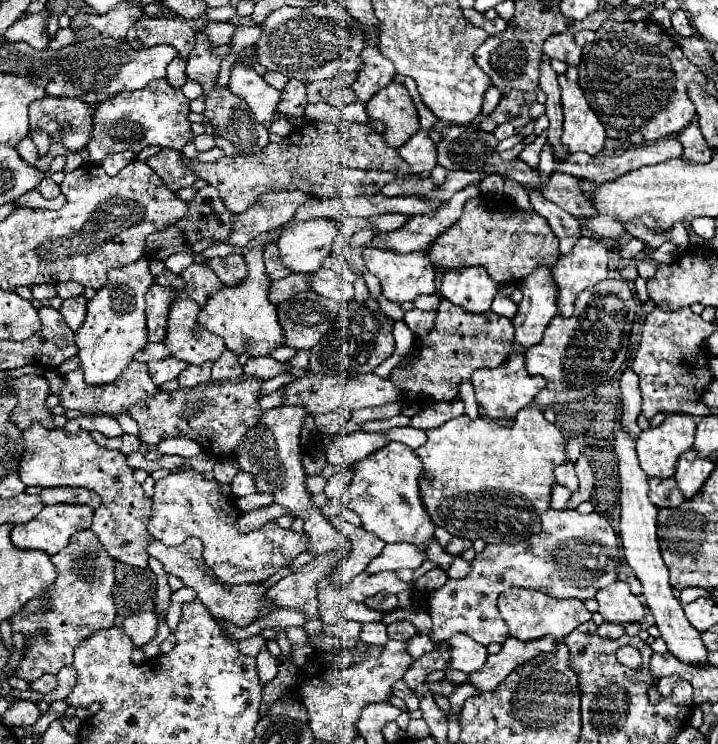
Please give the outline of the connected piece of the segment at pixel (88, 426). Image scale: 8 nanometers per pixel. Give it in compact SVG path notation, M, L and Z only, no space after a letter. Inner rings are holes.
M78 416L74 420L68 420L64 424L64 430L68 434L76 434L80 430L98 430L108 438L114 438L114 436L122 434L118 422L114 418L110 418L110 416Z

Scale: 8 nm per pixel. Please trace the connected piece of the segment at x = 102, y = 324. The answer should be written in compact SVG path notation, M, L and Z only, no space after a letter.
M140 258L122 268L108 272L108 282L88 300L84 324L76 330L76 346L80 368L84 370L86 384L104 386L118 380L124 368L134 360L134 354L148 344L148 328L144 316L144 294L152 284L148 258Z

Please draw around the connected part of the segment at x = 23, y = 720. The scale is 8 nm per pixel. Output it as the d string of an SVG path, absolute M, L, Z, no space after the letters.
M14 700L12 706L4 712L2 716L2 724L6 726L30 726L38 720L40 716L40 710L38 710L38 704L36 702L30 702L30 700Z

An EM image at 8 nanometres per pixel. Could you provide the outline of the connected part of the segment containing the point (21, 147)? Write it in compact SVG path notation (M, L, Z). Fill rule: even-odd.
M24 138L24 140L16 146L16 150L18 150L18 154L22 156L22 160L26 160L26 164L30 164L30 166L36 168L36 164L38 164L38 152L36 152L36 146L34 146L32 138Z

